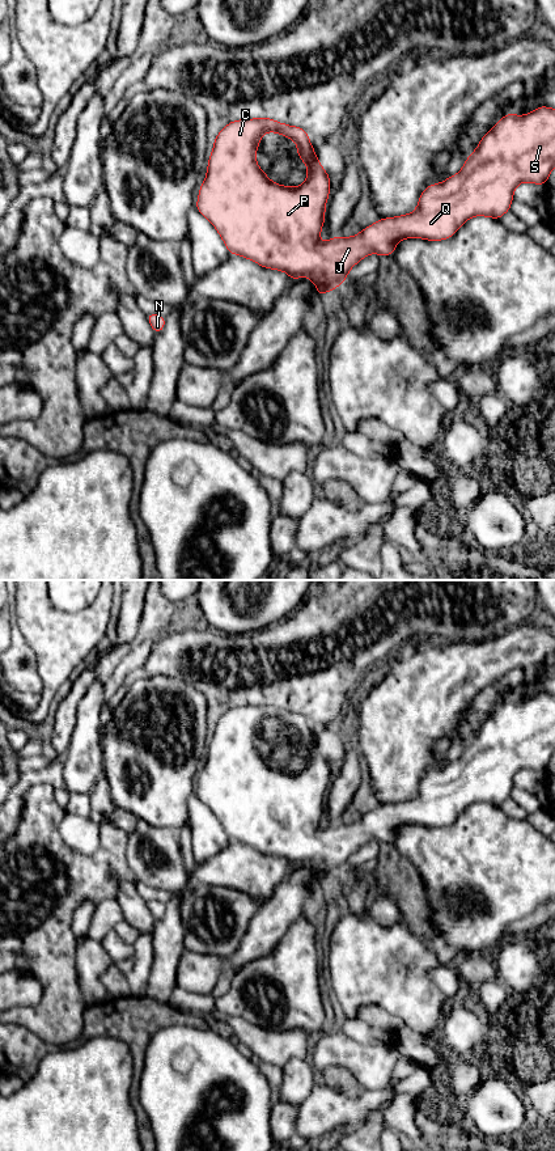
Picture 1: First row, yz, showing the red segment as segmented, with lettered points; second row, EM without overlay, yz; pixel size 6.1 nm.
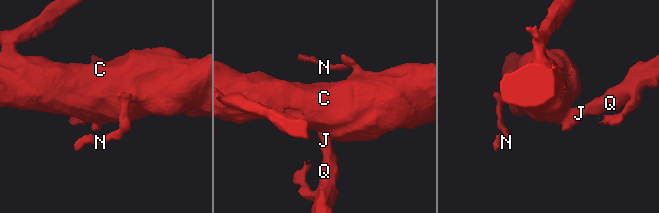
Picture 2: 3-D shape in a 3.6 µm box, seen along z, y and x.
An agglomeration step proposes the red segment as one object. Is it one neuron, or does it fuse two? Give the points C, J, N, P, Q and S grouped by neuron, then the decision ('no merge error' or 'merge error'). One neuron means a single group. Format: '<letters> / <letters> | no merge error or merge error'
C J N P Q S | no merge error

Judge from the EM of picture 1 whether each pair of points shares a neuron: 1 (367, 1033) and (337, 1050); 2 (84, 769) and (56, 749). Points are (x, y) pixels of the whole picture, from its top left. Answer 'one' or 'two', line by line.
1: two
2: two

